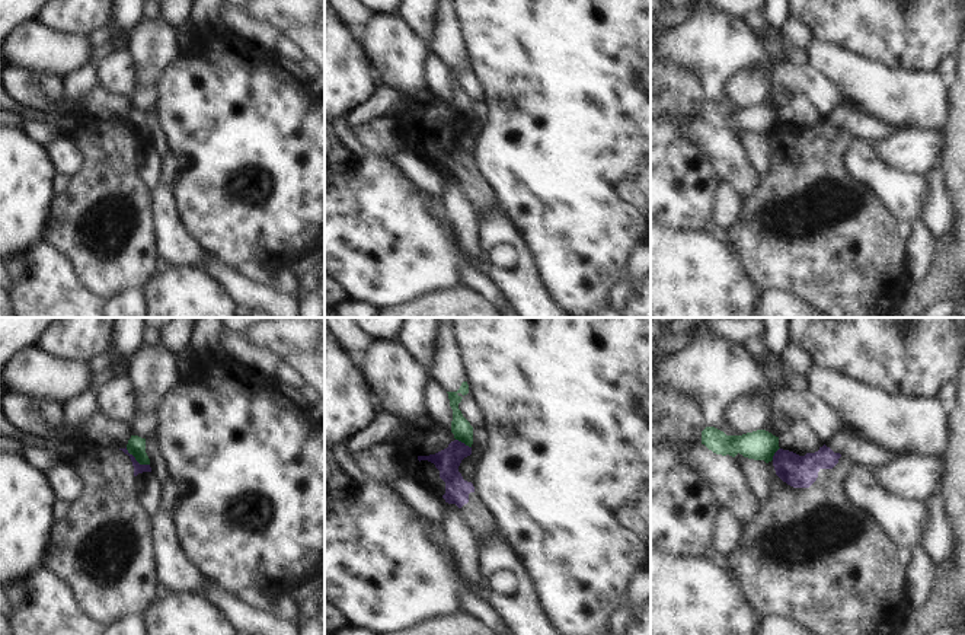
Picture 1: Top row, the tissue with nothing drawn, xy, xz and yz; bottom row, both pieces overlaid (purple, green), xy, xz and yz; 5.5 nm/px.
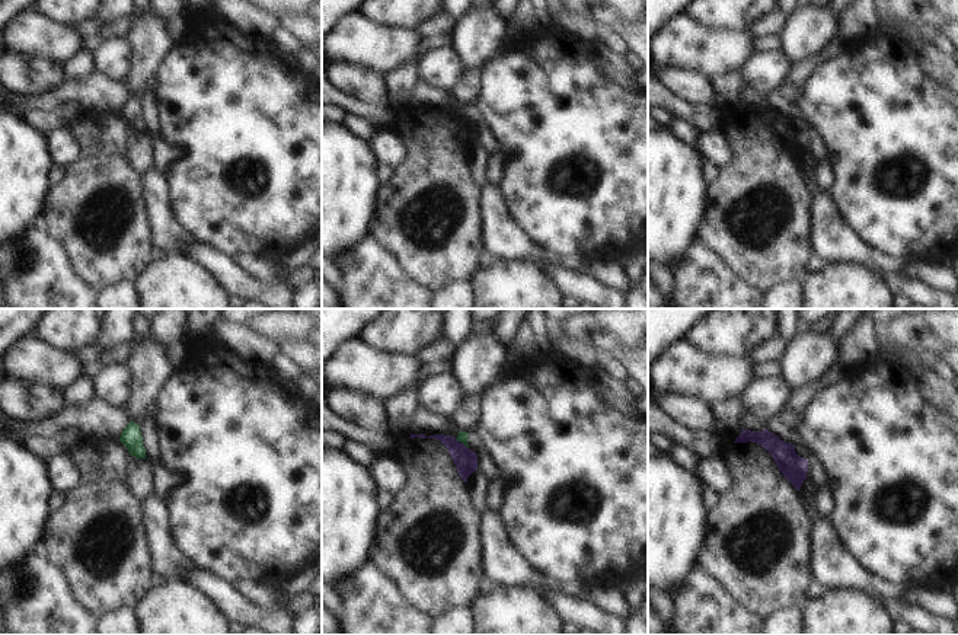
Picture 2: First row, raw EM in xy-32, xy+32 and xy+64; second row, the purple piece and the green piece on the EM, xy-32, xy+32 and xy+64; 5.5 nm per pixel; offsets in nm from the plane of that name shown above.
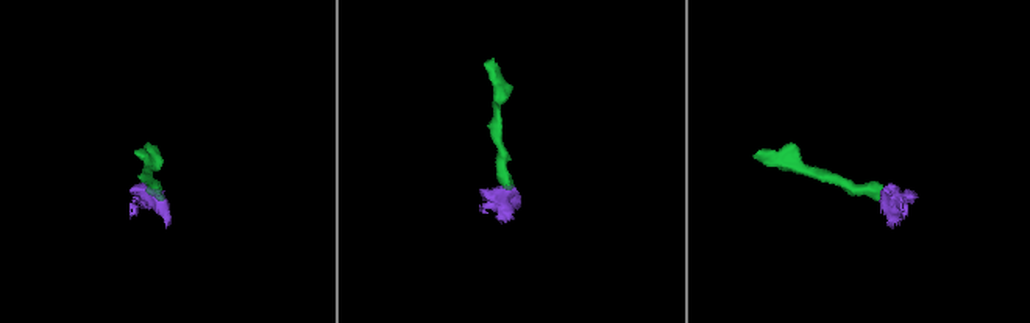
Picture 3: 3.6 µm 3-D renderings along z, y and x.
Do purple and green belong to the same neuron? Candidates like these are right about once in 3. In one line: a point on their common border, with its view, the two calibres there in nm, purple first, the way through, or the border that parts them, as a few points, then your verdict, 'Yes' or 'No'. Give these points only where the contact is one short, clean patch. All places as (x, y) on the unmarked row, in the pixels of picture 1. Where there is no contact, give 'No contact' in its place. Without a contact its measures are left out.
Touches purple at xy (136, 134). Thickness 50 nm (purple) against 100 nm. Boundary: xy (125, 121), (140, 137), (149, 139). No.

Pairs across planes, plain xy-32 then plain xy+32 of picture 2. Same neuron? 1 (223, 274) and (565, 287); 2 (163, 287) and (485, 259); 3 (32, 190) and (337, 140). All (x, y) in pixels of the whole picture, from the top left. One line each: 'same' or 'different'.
1: same
2: different
3: same

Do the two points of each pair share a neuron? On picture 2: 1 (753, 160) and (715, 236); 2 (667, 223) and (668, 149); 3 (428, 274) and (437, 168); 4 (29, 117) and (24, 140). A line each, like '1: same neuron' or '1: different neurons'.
1: same neuron
2: same neuron
3: same neuron
4: different neurons

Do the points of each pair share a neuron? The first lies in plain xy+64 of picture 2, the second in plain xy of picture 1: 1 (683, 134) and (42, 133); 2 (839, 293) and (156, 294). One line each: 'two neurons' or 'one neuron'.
1: one neuron
2: one neuron

